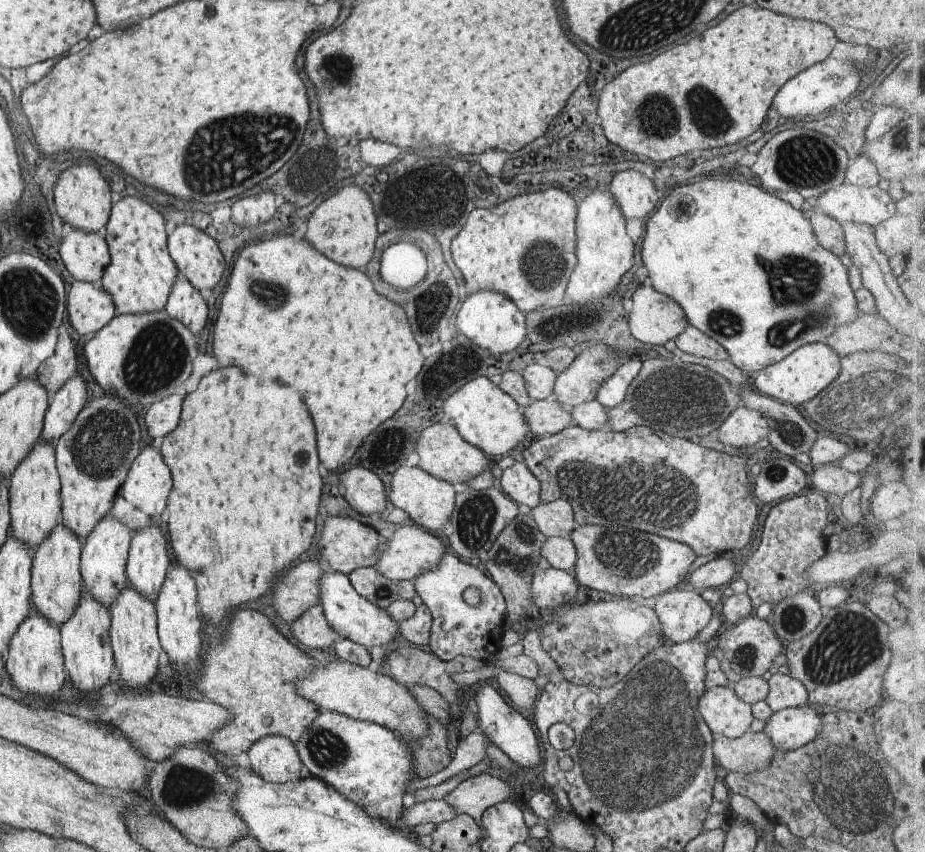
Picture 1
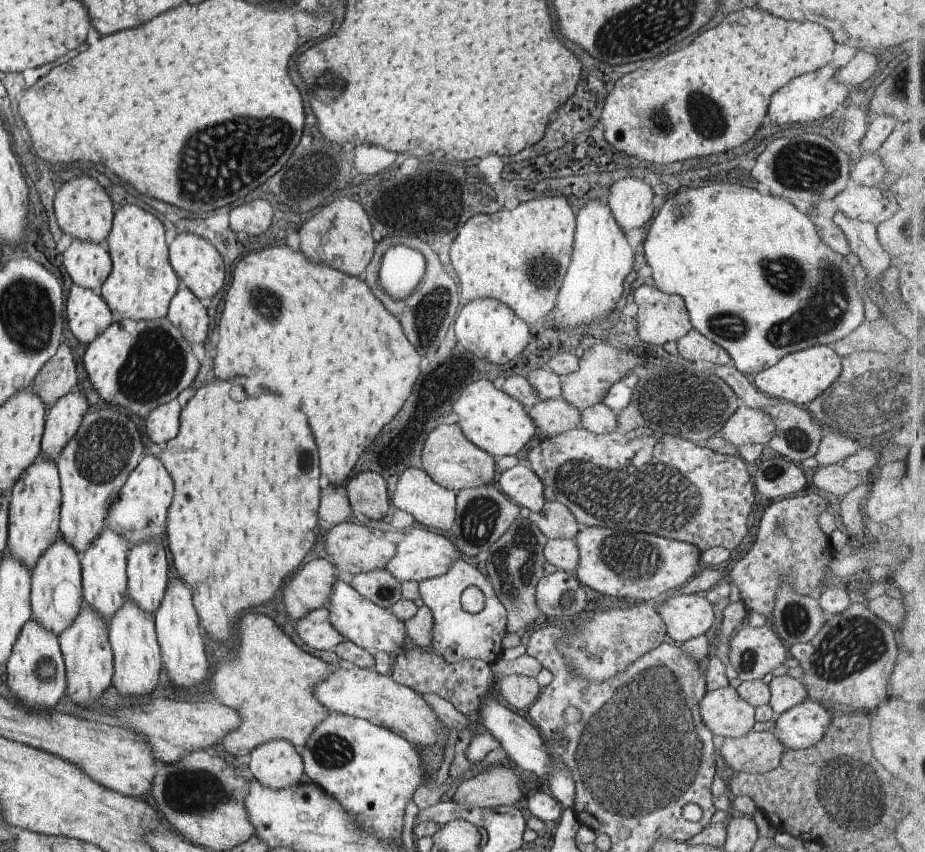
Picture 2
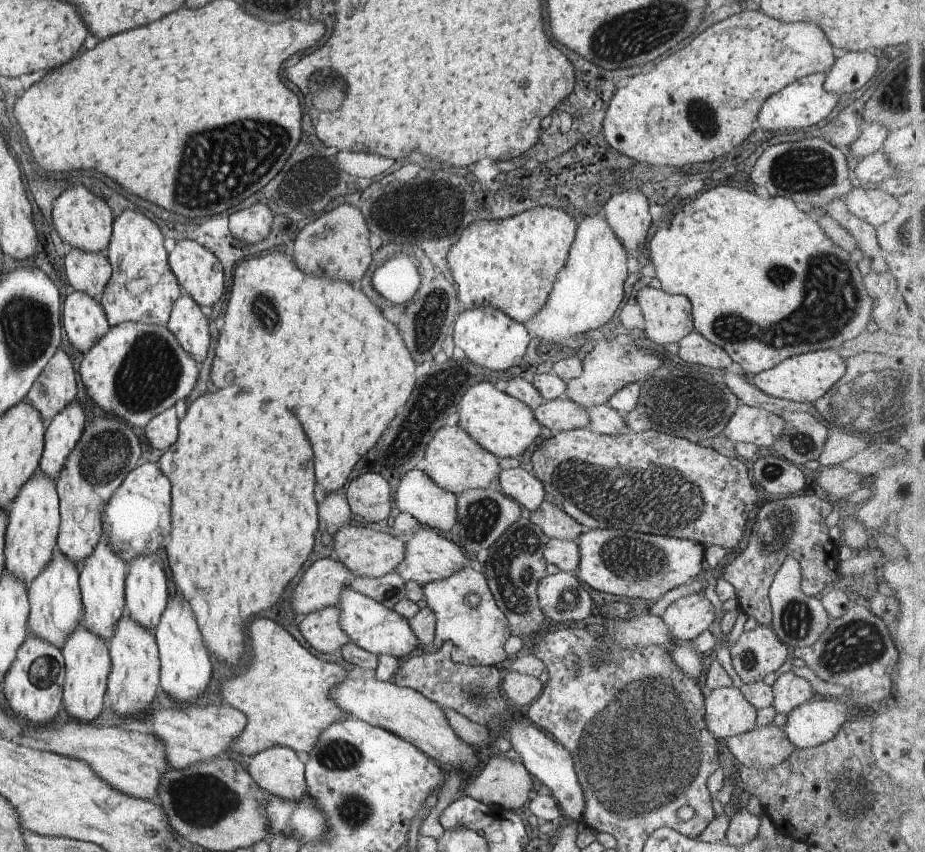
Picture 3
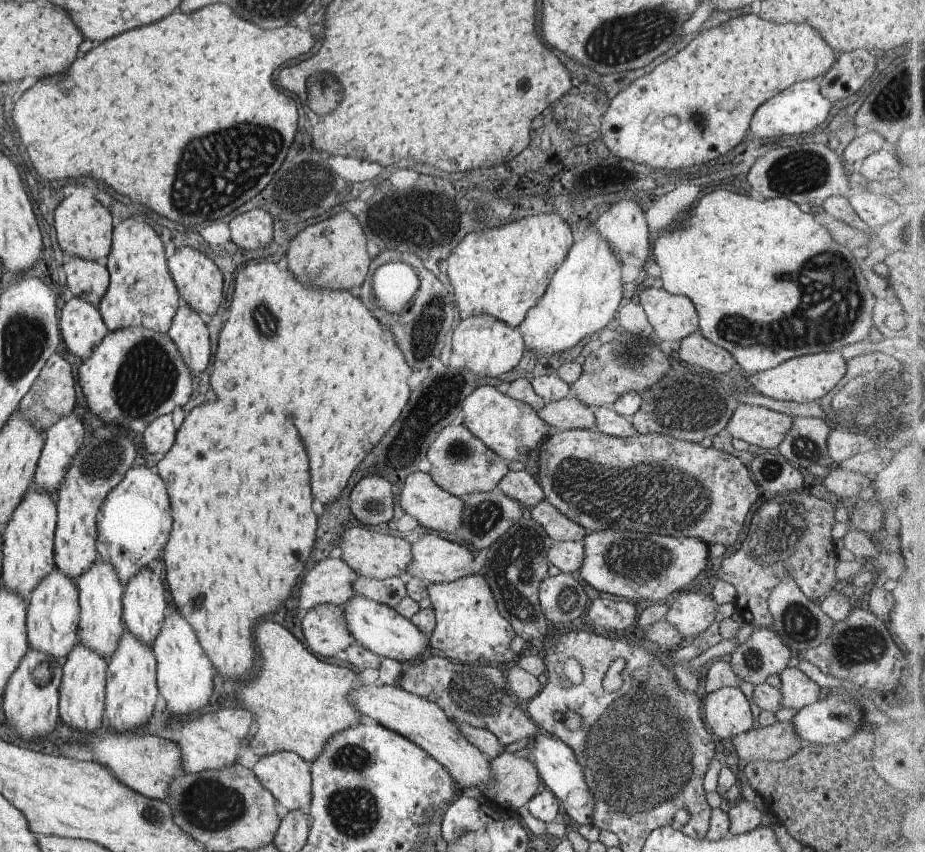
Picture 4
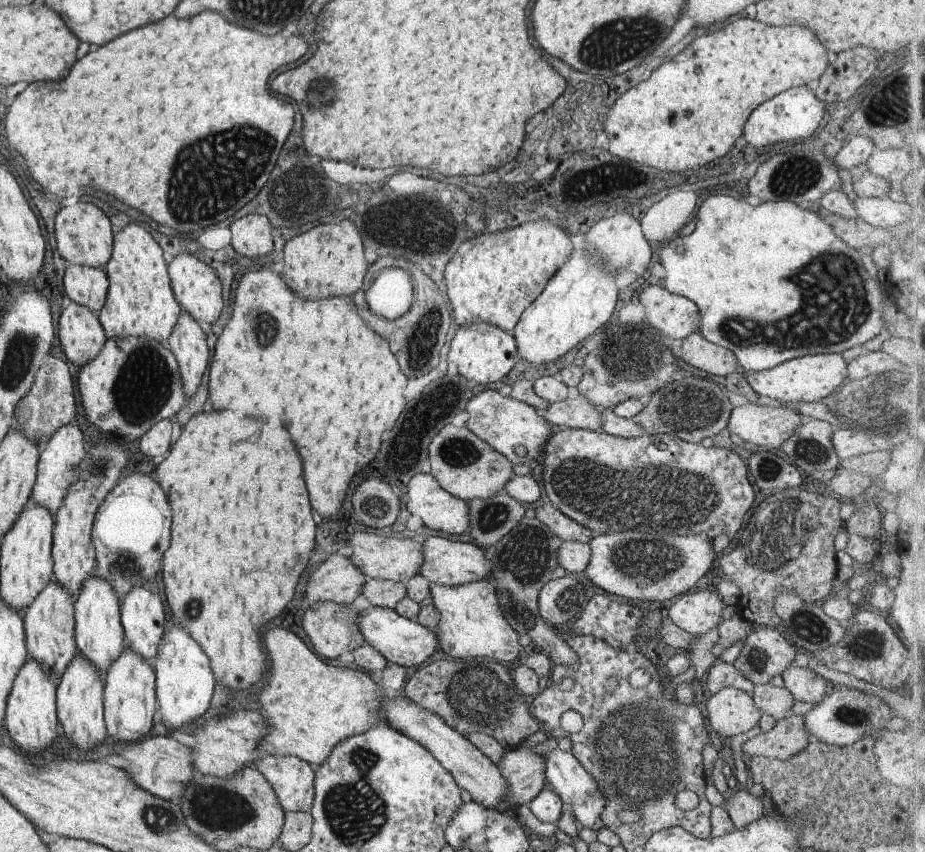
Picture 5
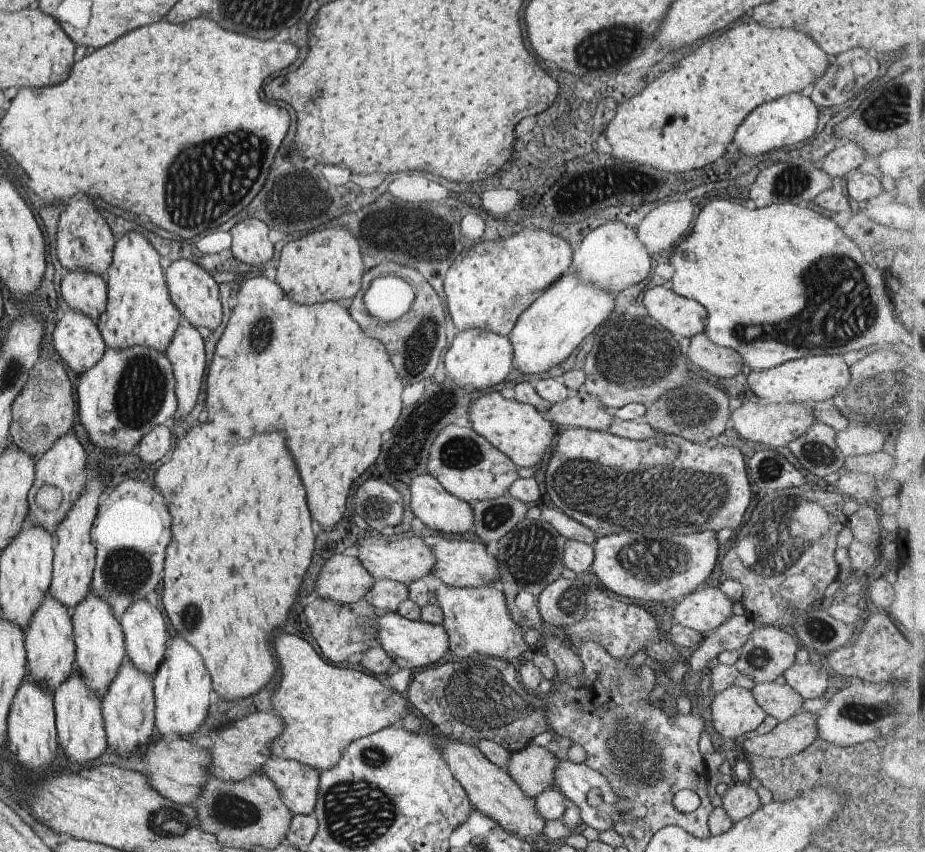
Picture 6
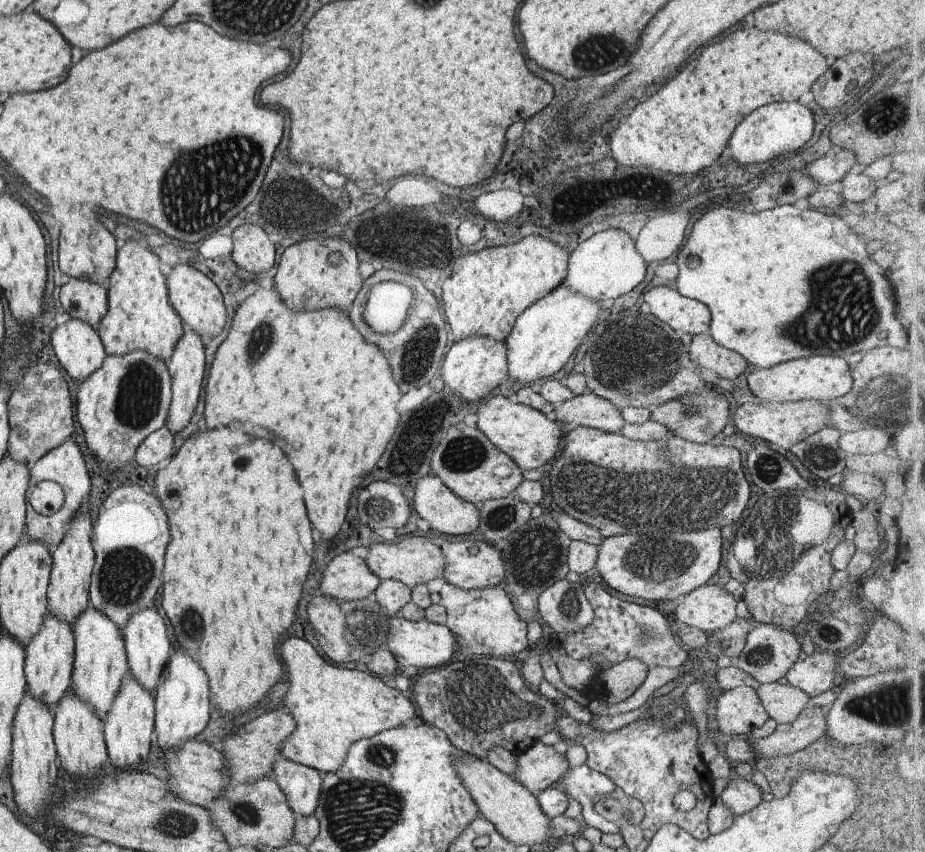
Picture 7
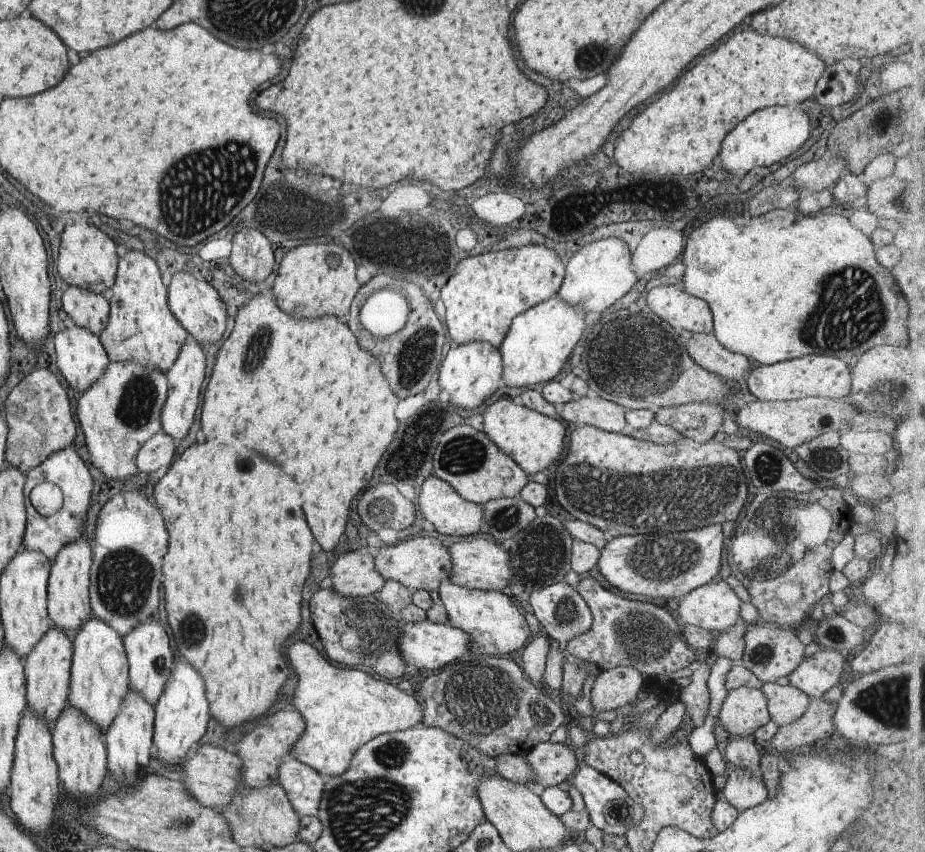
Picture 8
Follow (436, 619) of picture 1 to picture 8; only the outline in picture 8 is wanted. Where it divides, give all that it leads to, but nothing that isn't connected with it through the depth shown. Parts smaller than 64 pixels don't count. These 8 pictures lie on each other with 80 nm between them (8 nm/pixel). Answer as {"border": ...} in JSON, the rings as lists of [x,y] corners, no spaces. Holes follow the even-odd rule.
{"border":[[[445,579],[438,584],[436,592],[445,609],[448,624],[468,634],[469,650],[477,656],[499,656],[515,652],[531,637],[529,627],[523,619],[522,605],[507,591],[470,589],[451,584]]]}

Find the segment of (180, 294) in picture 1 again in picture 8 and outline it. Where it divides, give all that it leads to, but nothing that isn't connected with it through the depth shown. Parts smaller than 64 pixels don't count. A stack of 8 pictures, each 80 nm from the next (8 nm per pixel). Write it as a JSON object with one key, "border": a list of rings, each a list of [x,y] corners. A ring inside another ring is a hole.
{"border":[[[186,335],[175,362],[164,374],[166,376],[166,397],[160,410],[160,429],[175,443],[187,436],[193,424],[193,418],[195,418],[195,410],[199,406],[199,392],[205,380],[203,377],[204,354],[205,351],[201,350],[195,339],[191,335]]]}

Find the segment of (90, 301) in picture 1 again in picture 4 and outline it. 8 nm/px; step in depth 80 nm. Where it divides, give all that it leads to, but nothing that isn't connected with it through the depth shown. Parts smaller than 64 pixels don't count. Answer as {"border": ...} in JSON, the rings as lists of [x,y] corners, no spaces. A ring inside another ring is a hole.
{"border":[[[71,297],[60,310],[59,328],[67,352],[84,361],[103,340],[108,330],[98,309],[77,297]]]}

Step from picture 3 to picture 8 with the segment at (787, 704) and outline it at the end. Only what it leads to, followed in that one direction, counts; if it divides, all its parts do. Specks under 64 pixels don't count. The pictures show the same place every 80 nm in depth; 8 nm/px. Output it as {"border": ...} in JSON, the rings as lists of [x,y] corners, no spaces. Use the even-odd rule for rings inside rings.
{"border":[[[821,647],[801,662],[786,677],[788,684],[810,699],[818,699],[832,686],[845,681],[845,658],[829,647]]]}

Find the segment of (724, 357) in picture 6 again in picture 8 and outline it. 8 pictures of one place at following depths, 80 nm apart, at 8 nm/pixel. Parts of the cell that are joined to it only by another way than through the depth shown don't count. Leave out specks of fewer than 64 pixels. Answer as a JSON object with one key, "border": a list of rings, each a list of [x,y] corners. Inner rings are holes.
{"border":[[[693,333],[687,343],[691,360],[710,373],[718,374],[727,380],[743,379],[751,367],[751,361],[742,354],[728,351],[711,333]]]}

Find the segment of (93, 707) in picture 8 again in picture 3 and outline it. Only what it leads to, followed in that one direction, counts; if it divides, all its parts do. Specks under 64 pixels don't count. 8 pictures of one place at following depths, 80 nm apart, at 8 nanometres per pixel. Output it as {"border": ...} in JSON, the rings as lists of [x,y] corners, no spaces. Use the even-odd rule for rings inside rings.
{"border":[[[103,536],[92,554],[81,562],[81,568],[79,568],[78,585],[83,606],[80,624],[107,642],[115,632],[119,617],[125,613],[124,576],[126,572],[125,563],[110,551]]]}

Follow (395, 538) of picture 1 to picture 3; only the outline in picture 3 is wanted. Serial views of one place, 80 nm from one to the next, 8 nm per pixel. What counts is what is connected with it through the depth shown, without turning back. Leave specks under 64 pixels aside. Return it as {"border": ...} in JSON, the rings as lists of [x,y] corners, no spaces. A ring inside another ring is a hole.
{"border":[[[419,529],[412,532],[412,538],[404,543],[404,557],[395,572],[404,581],[416,582],[420,587],[425,583],[440,581],[451,576],[454,572],[469,566],[469,561],[463,554],[463,549],[433,530]]]}

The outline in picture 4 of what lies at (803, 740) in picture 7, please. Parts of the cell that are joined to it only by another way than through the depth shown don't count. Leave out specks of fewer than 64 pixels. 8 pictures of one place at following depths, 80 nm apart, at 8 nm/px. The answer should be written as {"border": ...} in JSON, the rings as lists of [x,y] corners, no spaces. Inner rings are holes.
{"border":[[[776,720],[769,726],[751,729],[731,739],[740,765],[753,760],[771,763],[789,759],[803,744],[795,734],[791,720]]]}

